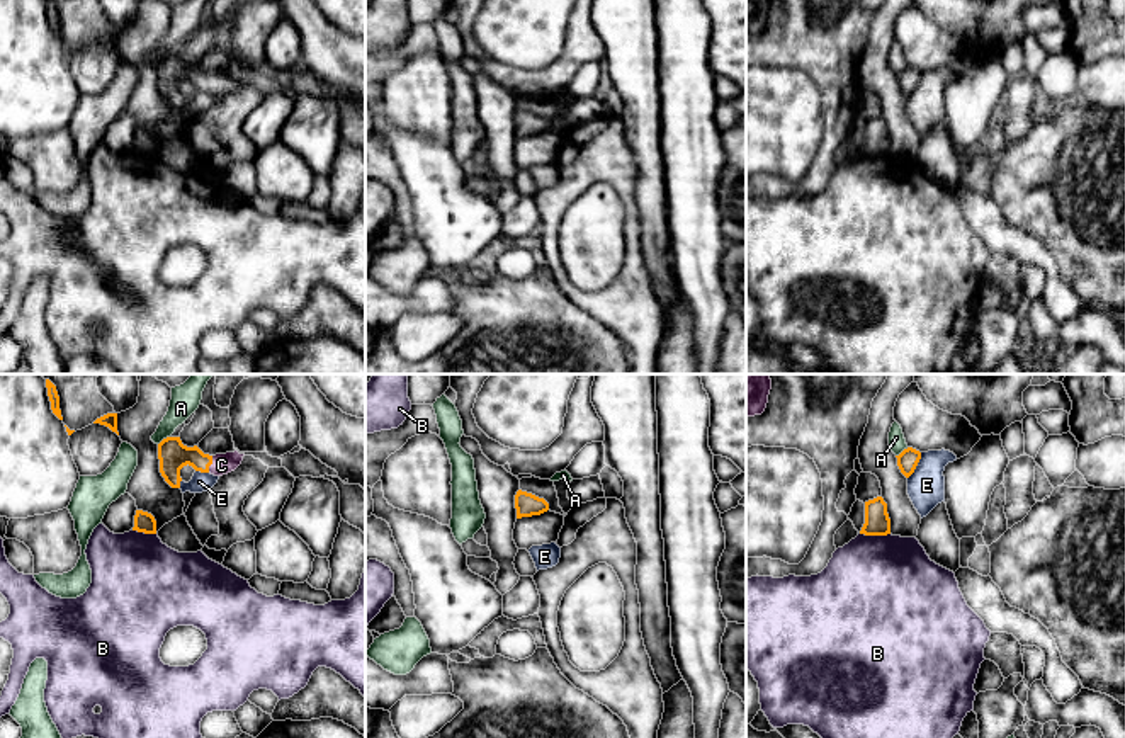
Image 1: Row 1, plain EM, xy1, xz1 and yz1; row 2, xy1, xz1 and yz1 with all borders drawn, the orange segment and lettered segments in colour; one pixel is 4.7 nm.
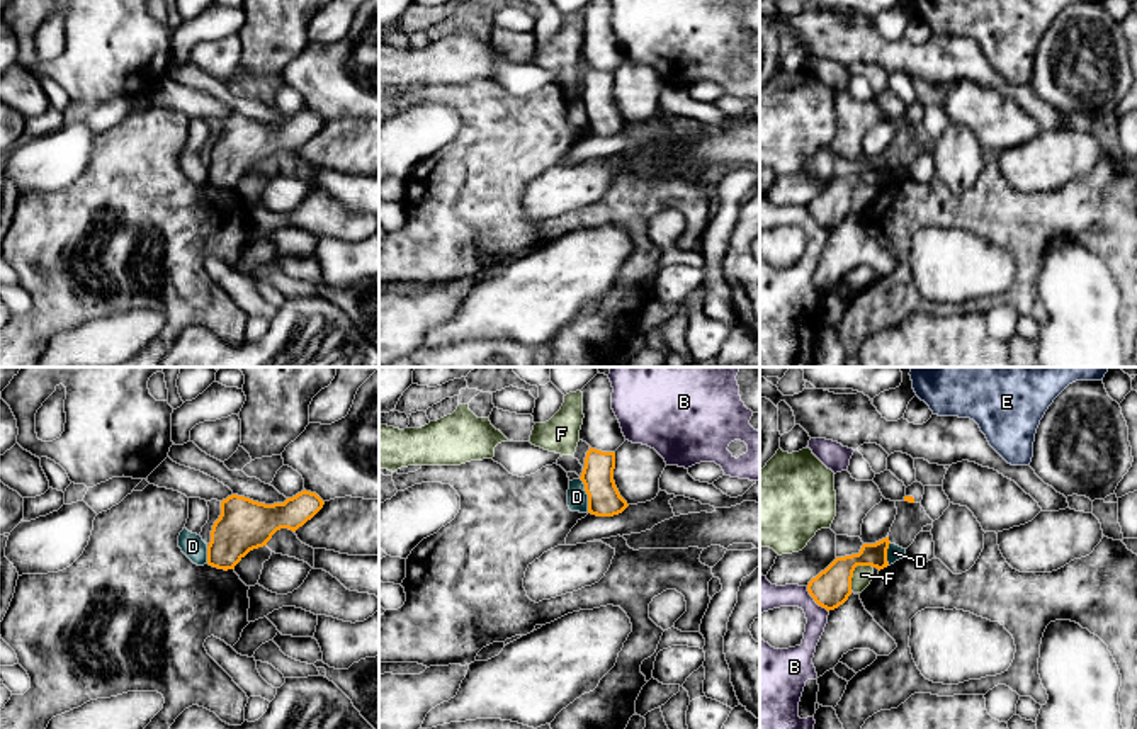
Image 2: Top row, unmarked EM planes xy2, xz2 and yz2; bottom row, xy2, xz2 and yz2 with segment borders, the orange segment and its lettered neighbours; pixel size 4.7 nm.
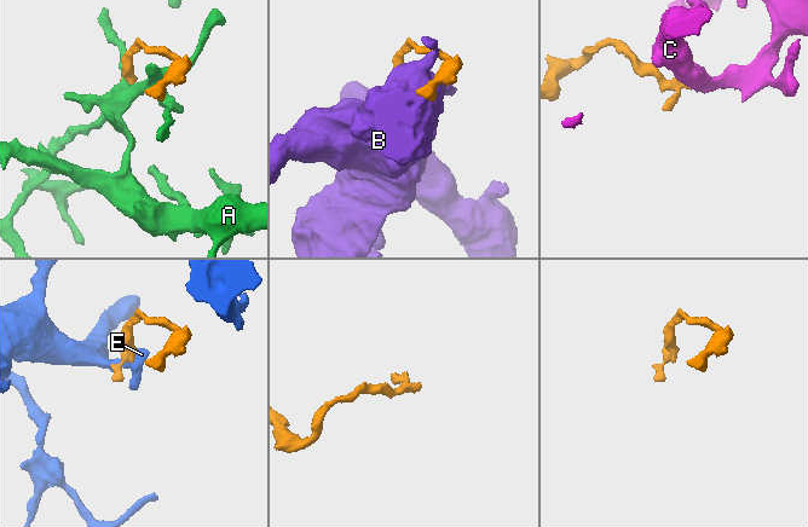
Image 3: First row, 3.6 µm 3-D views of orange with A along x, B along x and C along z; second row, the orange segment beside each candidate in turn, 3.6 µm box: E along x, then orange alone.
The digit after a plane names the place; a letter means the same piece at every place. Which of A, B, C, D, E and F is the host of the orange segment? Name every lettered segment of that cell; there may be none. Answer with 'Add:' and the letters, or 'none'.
Add: C

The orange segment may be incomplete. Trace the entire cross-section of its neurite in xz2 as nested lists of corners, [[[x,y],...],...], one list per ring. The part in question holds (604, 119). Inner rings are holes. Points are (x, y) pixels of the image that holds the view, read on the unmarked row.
[[[590,66],[580,95],[588,114],[588,133],[614,136],[629,126],[615,105],[614,88],[615,71],[602,71]]]

